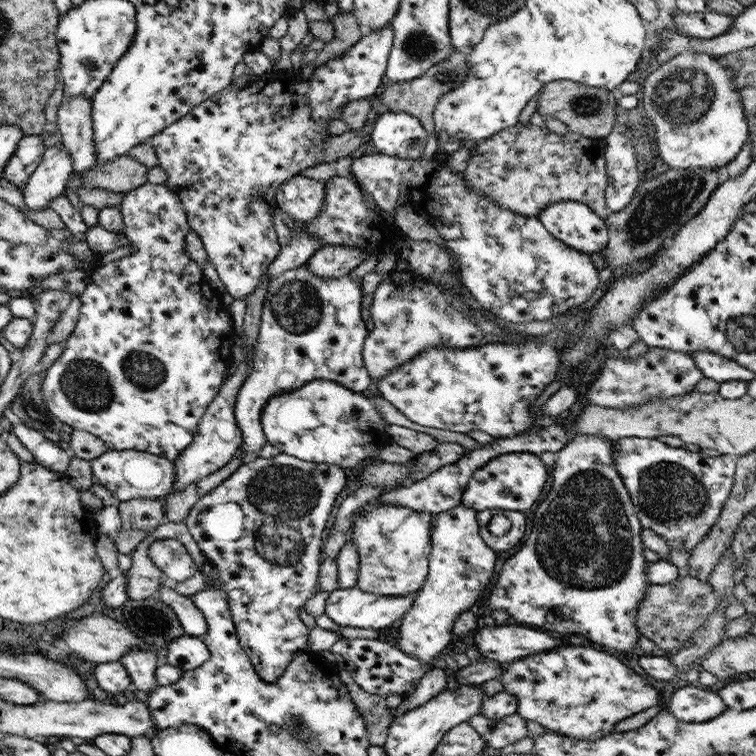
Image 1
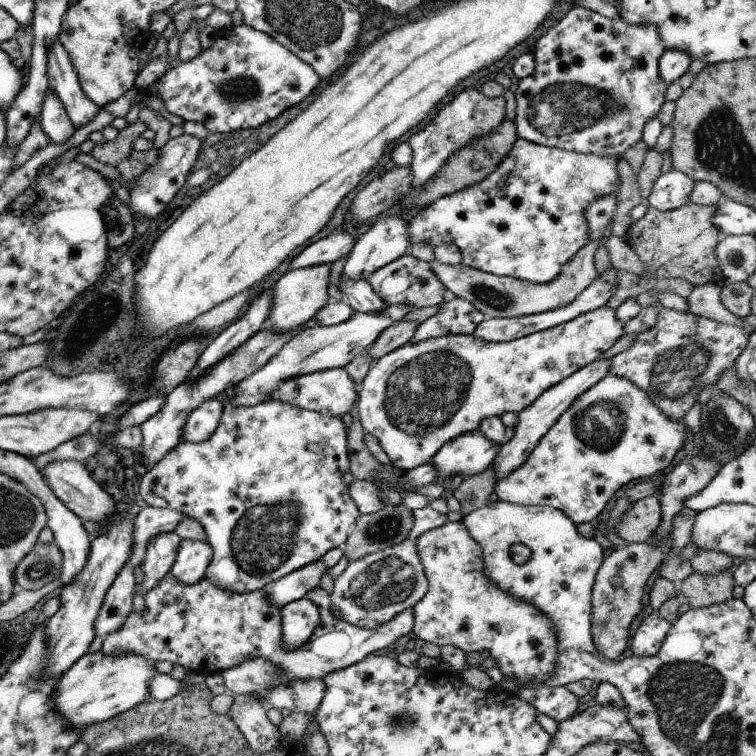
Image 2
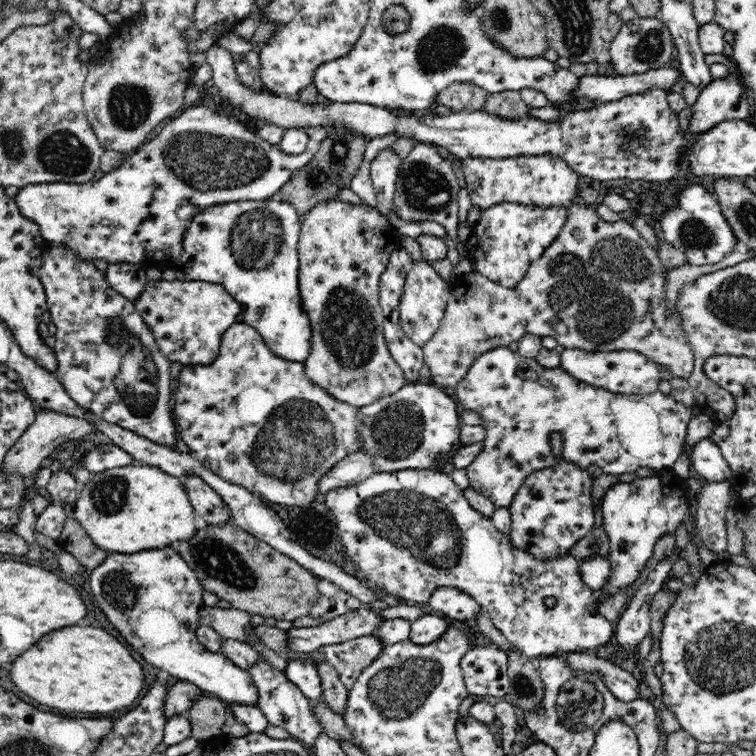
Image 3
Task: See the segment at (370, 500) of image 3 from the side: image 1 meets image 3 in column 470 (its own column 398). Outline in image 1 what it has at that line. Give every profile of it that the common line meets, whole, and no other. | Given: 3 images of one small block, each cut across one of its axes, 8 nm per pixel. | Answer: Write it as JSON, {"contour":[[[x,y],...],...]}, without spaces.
{"contour":[[[365,504],[361,511],[357,509],[357,517],[352,519],[352,528],[347,538],[355,544],[359,569],[357,569],[356,587],[369,594],[381,596],[407,596],[415,592],[428,574],[428,557],[431,545],[431,524],[435,514],[423,513],[401,507],[399,505]]]}

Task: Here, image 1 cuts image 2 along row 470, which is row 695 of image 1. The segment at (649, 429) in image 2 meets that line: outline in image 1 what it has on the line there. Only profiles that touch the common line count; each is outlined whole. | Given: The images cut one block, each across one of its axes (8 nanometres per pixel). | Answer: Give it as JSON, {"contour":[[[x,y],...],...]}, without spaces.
{"contour":[[[581,642],[528,654],[510,663],[504,663],[498,680],[503,690],[516,698],[515,713],[521,718],[533,720],[553,733],[580,741],[592,741],[608,735],[619,720],[637,714],[649,706],[663,708],[661,694],[648,679],[643,679],[634,673],[633,669],[623,665],[610,651],[594,650]]]}

